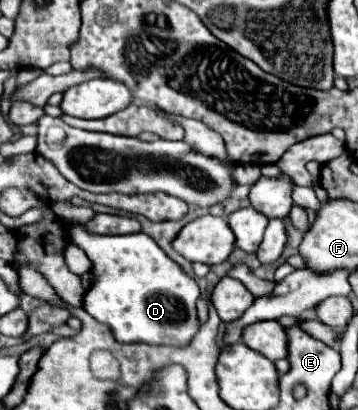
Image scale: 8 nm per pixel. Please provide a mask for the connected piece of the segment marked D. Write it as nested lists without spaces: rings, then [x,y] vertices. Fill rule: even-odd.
[[[74,224],[72,240],[92,262],[90,272],[94,282],[84,294],[82,308],[100,324],[106,324],[118,342],[186,346],[192,340],[198,330],[196,300],[200,288],[196,280],[172,262],[148,234],[96,236],[88,234],[80,224]]]

